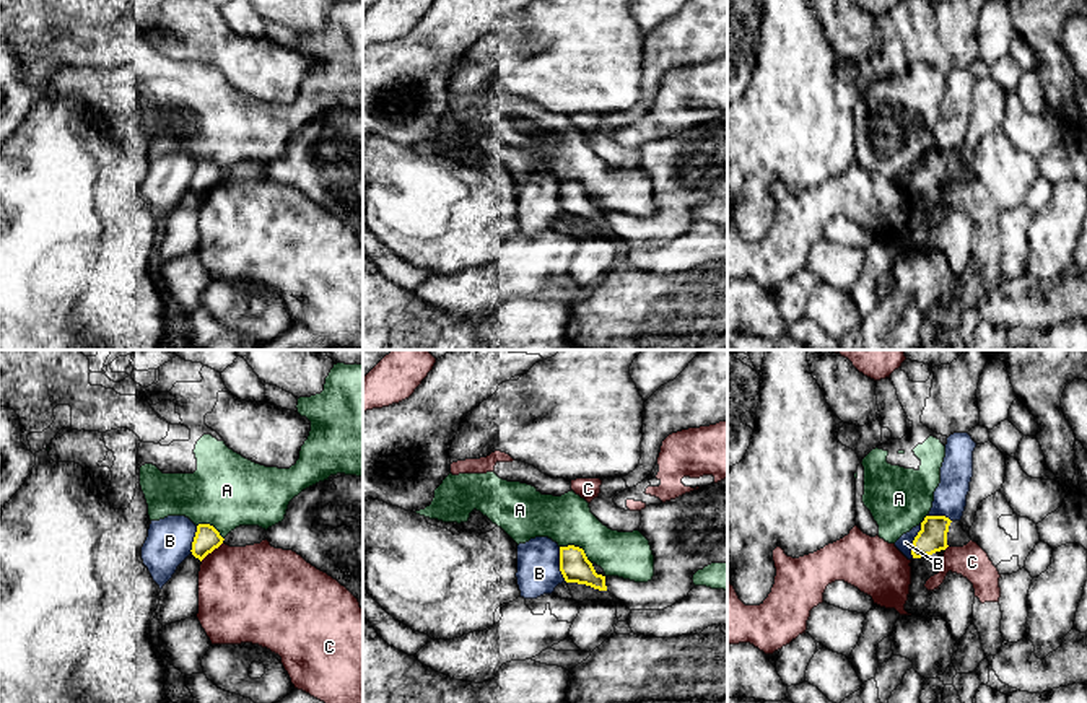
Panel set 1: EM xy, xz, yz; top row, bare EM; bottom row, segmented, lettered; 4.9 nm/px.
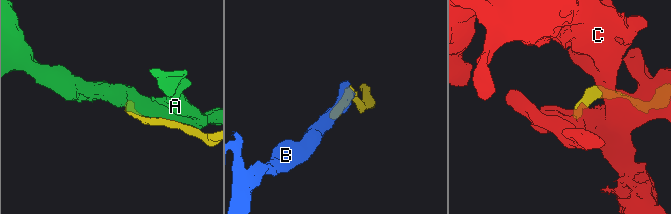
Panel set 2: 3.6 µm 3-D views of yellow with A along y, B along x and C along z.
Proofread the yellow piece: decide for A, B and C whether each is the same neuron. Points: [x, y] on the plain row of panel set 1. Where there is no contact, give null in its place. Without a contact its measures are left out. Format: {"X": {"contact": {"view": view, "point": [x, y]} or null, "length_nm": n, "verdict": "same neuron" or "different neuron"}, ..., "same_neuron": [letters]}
{"A": {"contact": {"view": "xz", "point": [578, 183]}, "length_nm": 180, "verdict": "same neuron"}, "B": {"contact": {"view": "xz", "point": [560, 200]}, "length_nm": 180, "verdict": "different neuron"}, "C": {"contact": {"view": "xy", "point": [210, 187]}, "length_nm": 140, "verdict": "different neuron"}, "same_neuron": ["A"]}

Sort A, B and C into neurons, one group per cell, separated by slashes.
A / B / C

